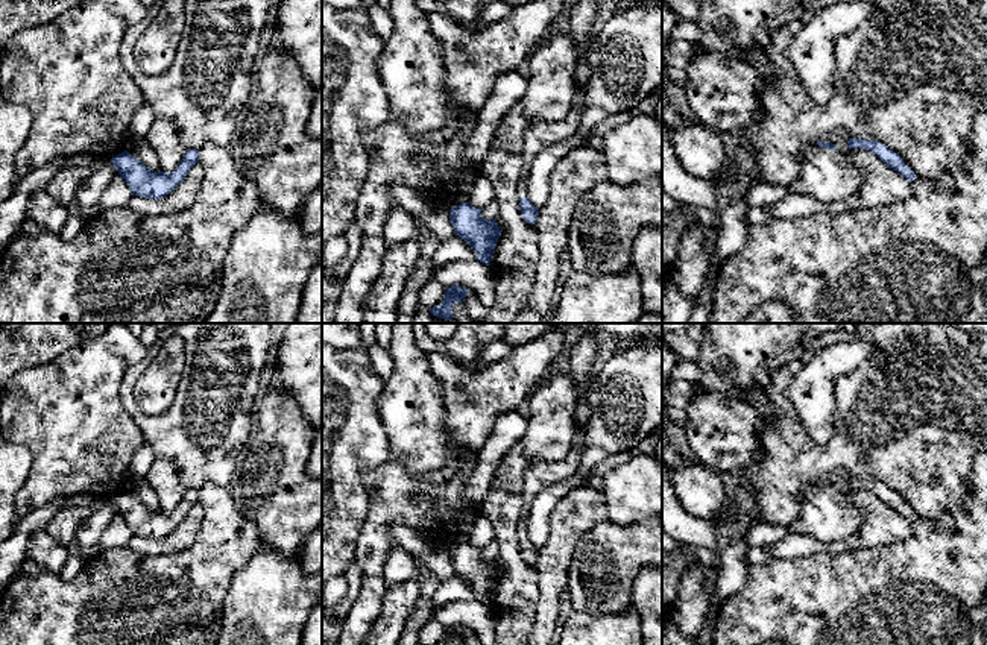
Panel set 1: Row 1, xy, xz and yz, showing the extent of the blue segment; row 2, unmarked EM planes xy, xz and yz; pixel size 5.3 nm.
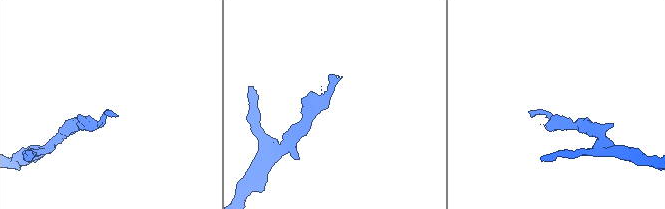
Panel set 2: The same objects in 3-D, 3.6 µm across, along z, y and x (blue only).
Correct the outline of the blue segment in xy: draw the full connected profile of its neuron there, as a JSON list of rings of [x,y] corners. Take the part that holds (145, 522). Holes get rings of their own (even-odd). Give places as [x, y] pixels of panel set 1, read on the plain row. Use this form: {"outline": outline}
{"outline": [[[188,489],[172,513],[153,511],[128,490],[115,495],[109,501],[118,514],[129,525],[132,536],[158,540],[170,534],[188,514],[190,508],[199,502],[199,489]]]}

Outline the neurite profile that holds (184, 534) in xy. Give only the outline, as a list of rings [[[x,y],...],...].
[[[196,502],[185,519],[170,534],[158,540],[132,536],[129,548],[147,555],[175,554],[187,549],[194,543],[202,527],[203,516],[203,507],[200,502]]]

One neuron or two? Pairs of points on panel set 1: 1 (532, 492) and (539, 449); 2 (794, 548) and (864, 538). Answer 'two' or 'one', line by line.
1: two
2: one

